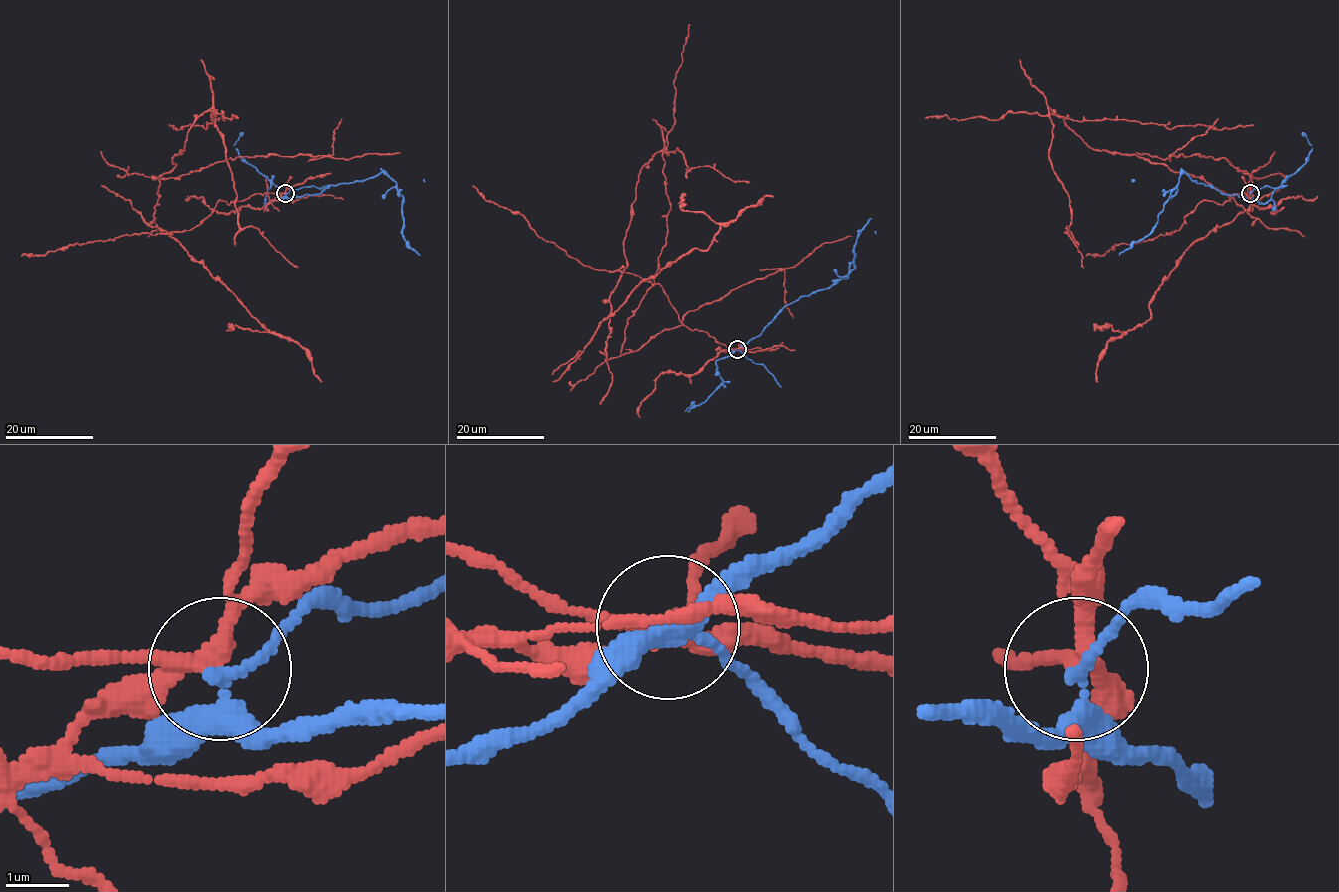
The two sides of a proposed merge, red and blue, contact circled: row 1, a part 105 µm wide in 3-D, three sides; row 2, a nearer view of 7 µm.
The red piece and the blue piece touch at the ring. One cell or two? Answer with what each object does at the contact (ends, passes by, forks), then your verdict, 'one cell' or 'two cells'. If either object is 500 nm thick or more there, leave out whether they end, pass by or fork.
red forks | blue forks | two cells

